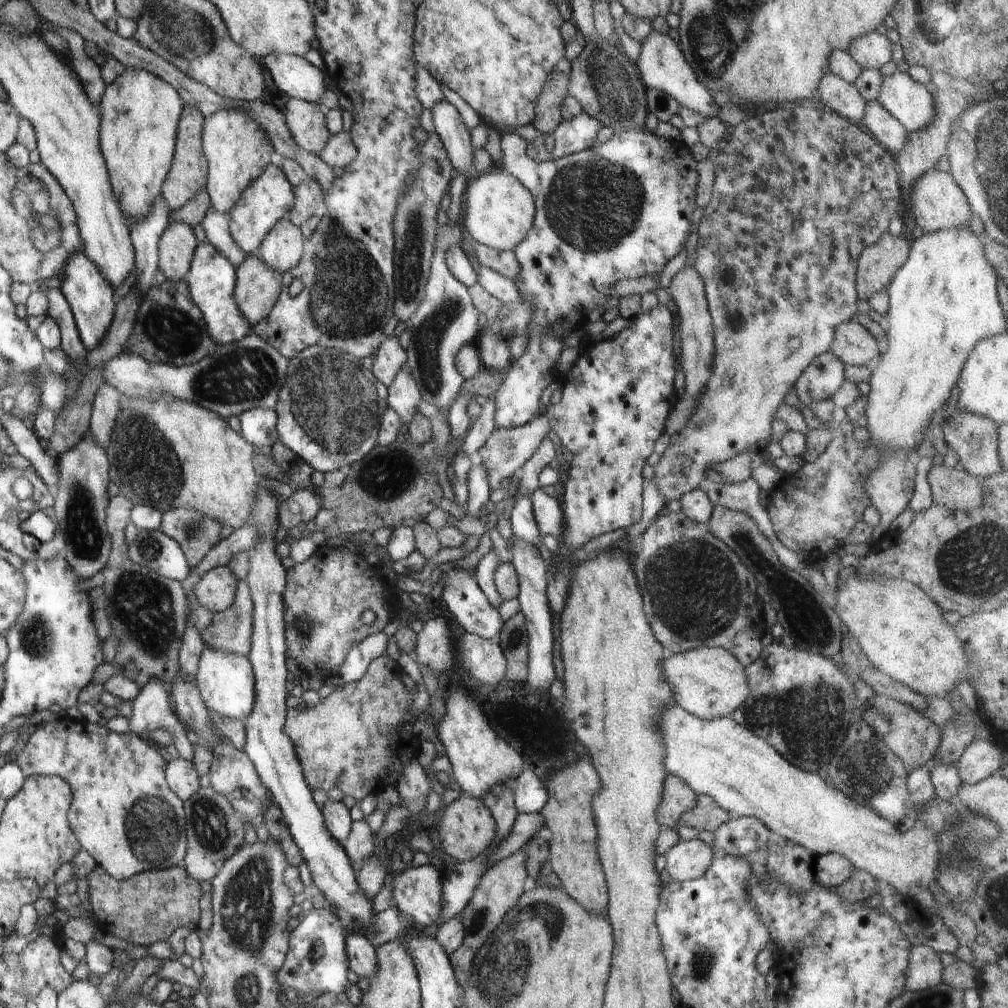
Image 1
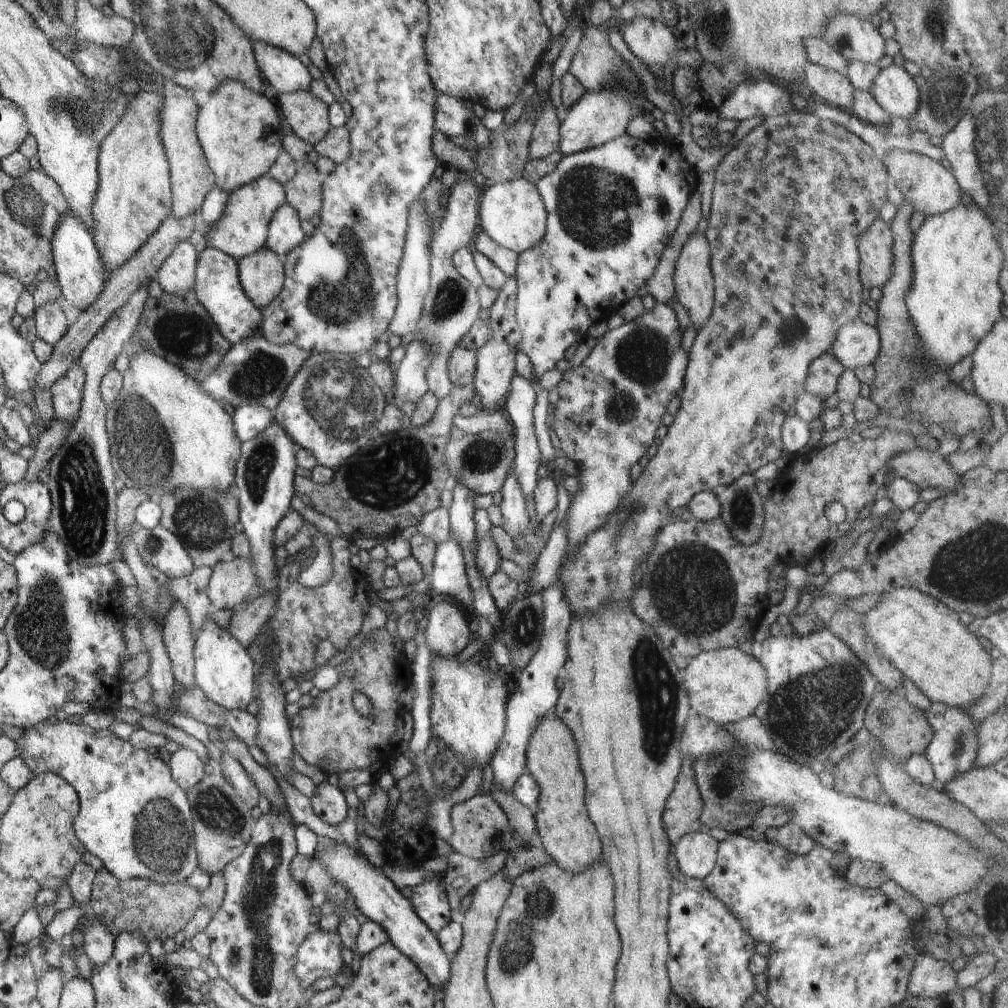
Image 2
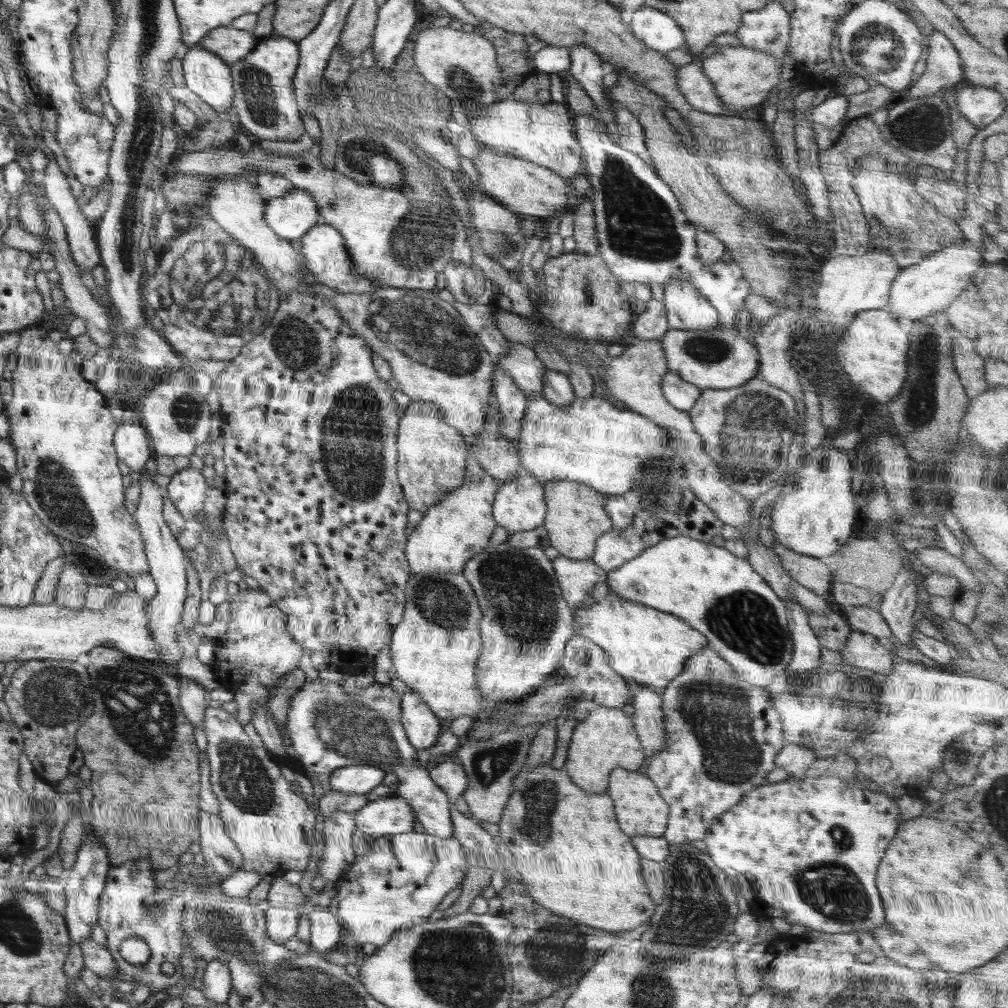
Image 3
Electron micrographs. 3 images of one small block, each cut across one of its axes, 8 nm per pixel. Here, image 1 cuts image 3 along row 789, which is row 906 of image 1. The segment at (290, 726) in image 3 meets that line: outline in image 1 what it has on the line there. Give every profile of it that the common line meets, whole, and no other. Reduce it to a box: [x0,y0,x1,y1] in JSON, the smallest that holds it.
[276,864,442,1001]

